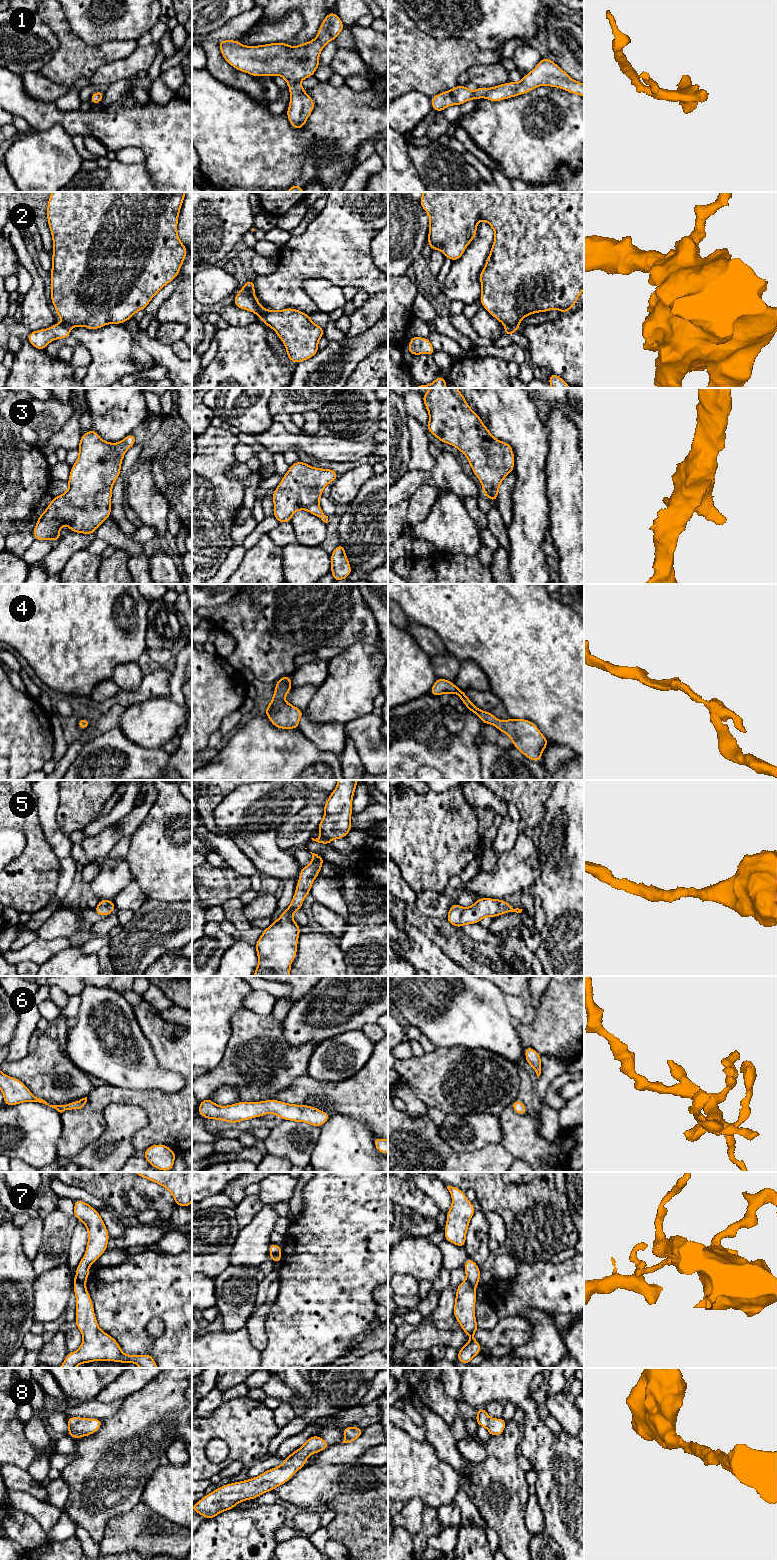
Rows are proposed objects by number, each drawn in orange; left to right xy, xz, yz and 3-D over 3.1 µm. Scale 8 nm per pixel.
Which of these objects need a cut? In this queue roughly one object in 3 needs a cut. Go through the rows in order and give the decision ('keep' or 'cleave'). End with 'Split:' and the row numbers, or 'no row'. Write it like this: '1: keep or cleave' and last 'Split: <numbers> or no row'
1: keep
2: cleave
3: keep
4: keep
5: keep
6: keep
7: cleave
8: keep
Split: 2, 7

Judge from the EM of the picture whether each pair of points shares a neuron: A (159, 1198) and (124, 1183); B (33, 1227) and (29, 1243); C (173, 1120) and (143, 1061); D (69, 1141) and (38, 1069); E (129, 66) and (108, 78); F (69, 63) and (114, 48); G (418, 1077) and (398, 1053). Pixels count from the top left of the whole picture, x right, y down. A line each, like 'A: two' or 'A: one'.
A: one
B: one
C: two
D: two
E: one
F: one
G: two

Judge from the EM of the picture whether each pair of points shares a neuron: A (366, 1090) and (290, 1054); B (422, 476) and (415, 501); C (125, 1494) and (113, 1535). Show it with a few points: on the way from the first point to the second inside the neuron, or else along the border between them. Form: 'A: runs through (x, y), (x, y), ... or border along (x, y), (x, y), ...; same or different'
A: border along (306, 1074), (297, 1077), (287, 1088); different
B: border along (440, 489), (434, 486), (421, 485), (407, 499); different
C: border along (139, 1501), (130, 1509), (113, 1515), (104, 1531); different

